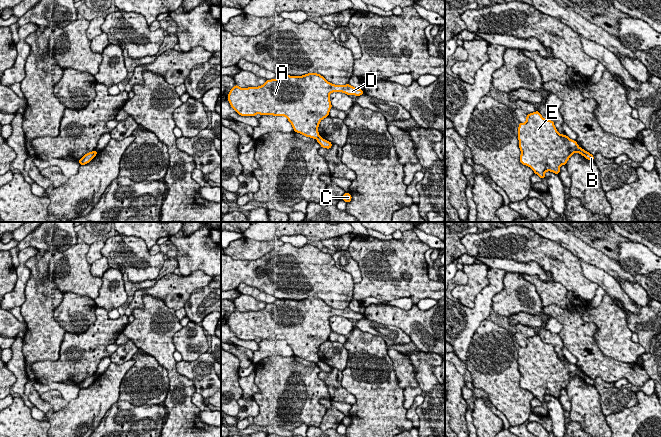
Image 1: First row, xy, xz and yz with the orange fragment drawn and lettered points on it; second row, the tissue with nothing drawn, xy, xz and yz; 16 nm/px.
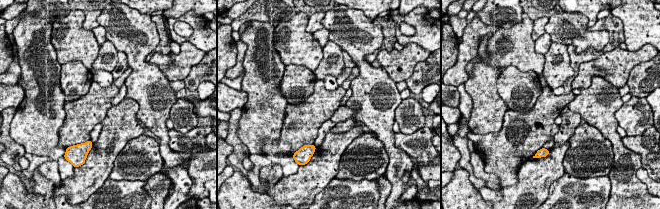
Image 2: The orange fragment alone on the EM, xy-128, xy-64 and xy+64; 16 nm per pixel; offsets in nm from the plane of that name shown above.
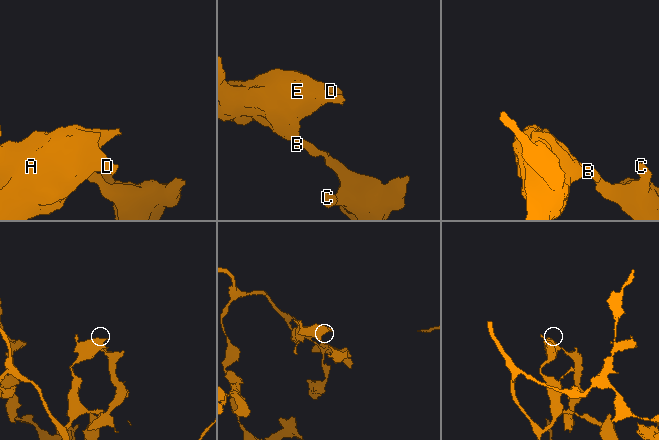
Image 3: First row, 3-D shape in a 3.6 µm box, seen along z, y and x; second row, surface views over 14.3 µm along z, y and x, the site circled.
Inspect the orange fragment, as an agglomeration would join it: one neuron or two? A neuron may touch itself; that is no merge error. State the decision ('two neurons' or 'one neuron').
two neurons

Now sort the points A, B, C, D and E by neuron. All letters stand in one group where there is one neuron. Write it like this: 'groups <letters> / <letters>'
groups A D E / B C

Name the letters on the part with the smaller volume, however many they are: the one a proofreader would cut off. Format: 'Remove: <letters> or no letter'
Remove: B, C

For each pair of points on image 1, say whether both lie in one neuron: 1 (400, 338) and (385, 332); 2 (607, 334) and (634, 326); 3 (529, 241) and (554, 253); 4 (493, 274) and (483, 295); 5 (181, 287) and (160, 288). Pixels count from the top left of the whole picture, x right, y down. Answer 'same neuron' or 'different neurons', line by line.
1: same neuron
2: different neurons
3: same neuron
4: same neuron
5: same neuron

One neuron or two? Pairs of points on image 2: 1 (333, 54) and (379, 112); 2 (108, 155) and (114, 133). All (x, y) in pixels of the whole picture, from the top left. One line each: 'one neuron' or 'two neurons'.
1: two neurons
2: one neuron

